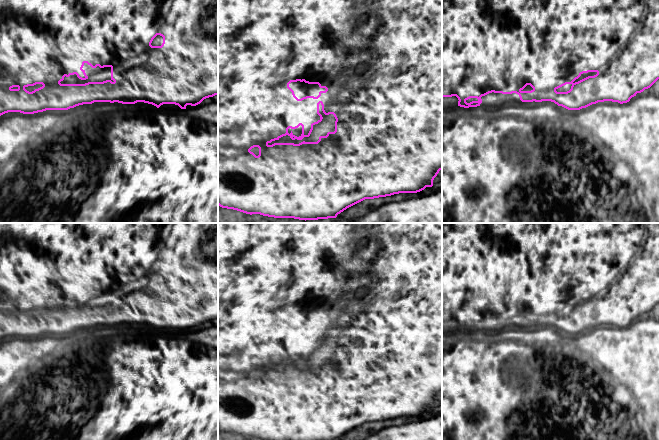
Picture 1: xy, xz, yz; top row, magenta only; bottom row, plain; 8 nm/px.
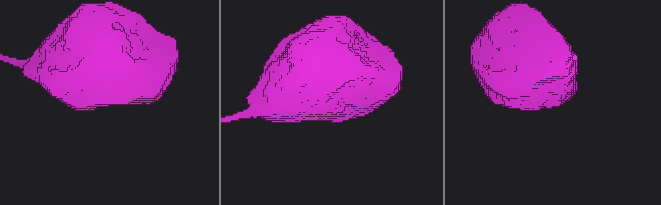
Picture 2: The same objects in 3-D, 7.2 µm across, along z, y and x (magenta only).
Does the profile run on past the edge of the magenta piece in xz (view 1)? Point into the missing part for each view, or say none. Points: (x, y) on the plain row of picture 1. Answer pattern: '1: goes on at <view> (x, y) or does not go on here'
1: does not go on here

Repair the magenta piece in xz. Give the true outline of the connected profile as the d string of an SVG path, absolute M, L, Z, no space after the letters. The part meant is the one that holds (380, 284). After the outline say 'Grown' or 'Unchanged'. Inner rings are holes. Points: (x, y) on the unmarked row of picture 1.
M218 223L218 429L222 432L237 434L246 438L263 440L337 440L347 432L365 424L391 420L399 417L417 417L426 411L433 410L433 404L442 394L442 223ZM291 306L318 308L325 315L320 315L317 321L306 320L298 323L289 311ZM319 329L325 339L333 338L335 355L320 360L317 366L274 367L288 359L292 364L302 364L309 361L313 350L322 345ZM302 350L302 358L297 361L288 353Z. Unchanged

